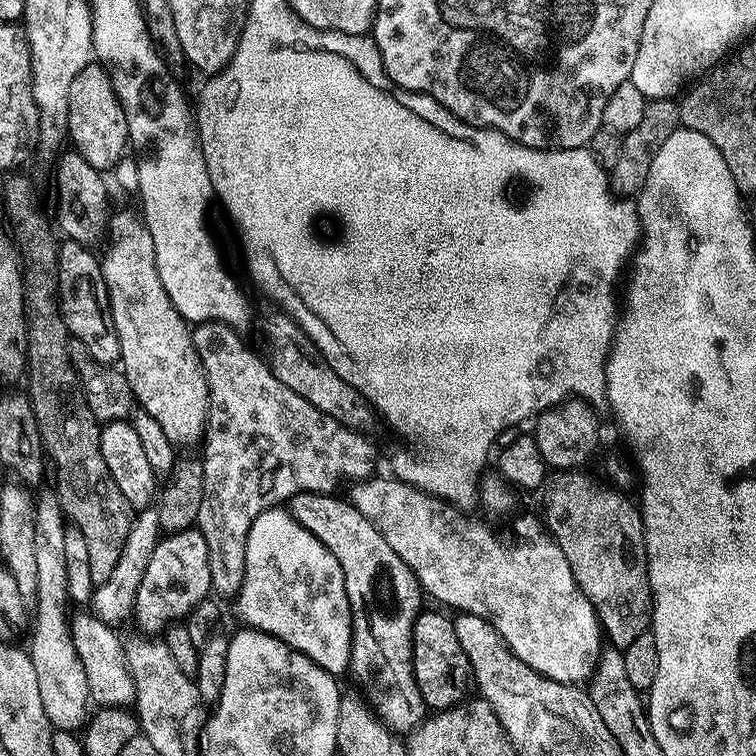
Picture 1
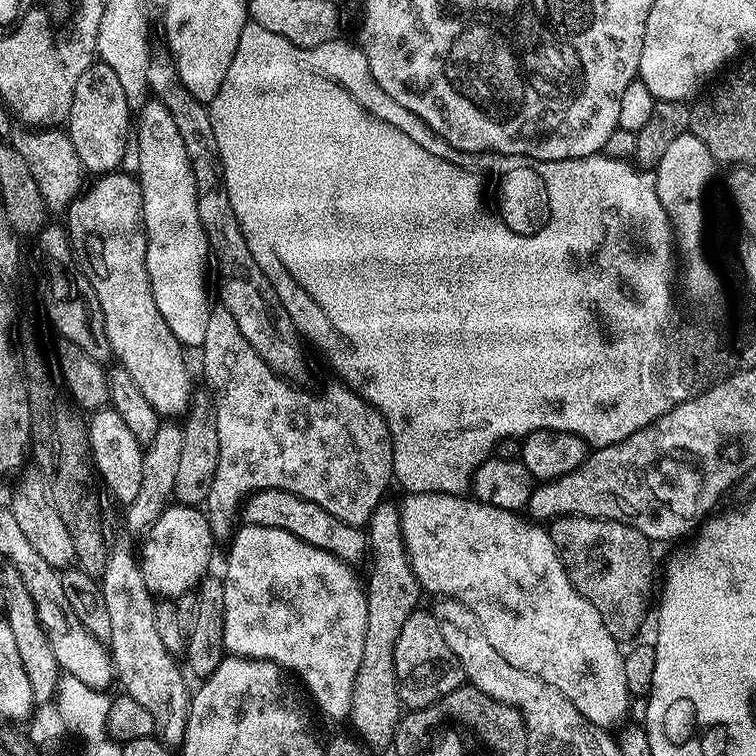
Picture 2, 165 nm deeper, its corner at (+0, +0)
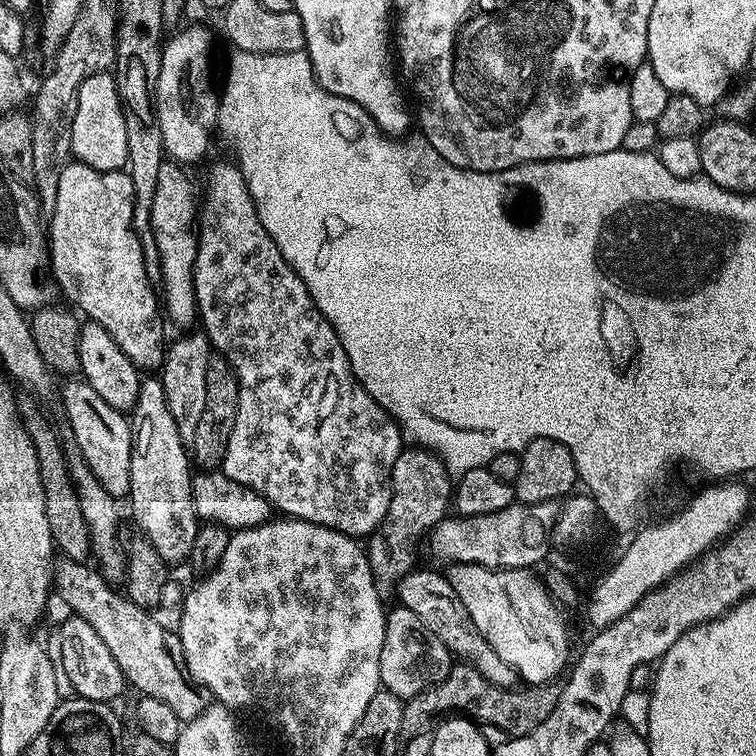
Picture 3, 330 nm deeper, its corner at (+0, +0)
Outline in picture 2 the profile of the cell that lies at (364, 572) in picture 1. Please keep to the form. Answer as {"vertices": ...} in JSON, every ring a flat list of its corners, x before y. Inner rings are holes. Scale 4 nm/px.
{"vertices":[[263,488,261,492,252,493,243,501,238,516,239,519,241,516,244,524,286,530,294,534,294,538,302,538,302,542,310,542,310,546,318,546,318,550,326,550,345,562,353,562,352,560,358,559,363,552,365,555,368,548,368,537,361,529,351,528,349,524,322,510,322,506,281,488]]}

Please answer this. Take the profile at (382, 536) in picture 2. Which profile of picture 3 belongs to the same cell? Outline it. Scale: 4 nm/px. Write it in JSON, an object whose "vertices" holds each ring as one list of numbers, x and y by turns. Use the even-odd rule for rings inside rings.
{"vertices":[[408,446,400,451,392,471,390,510,382,525,384,544,389,548,388,556,380,556,380,544,376,538,369,539,366,544,366,555,372,567,372,576,381,593,388,594,391,588,393,591,399,585,400,579,417,567,416,543,419,540,421,543,422,537,431,532,439,520,449,515,453,500,453,481,435,452,419,446]]}

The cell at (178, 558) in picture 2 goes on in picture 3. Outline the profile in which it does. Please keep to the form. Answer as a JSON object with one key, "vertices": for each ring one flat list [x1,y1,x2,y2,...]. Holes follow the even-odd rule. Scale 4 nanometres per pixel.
{"vertices":[[148,374,141,379,140,389,138,390,138,402,130,413,130,423,132,426,132,457,130,458,130,490,127,499,132,500,132,516,136,519,139,535,144,536,150,542,150,546,154,546,154,550,158,550,158,554,162,554,162,558,170,566,176,566,179,560,187,561,192,555,192,547,194,546,194,534,198,534,200,524,196,518,194,510,194,500,192,498,192,478,193,469,188,469,190,465,190,452,186,447,185,440,178,434,178,426,174,426,174,418,170,414,170,406,166,406,166,390,164,389,164,381,159,375]]}

